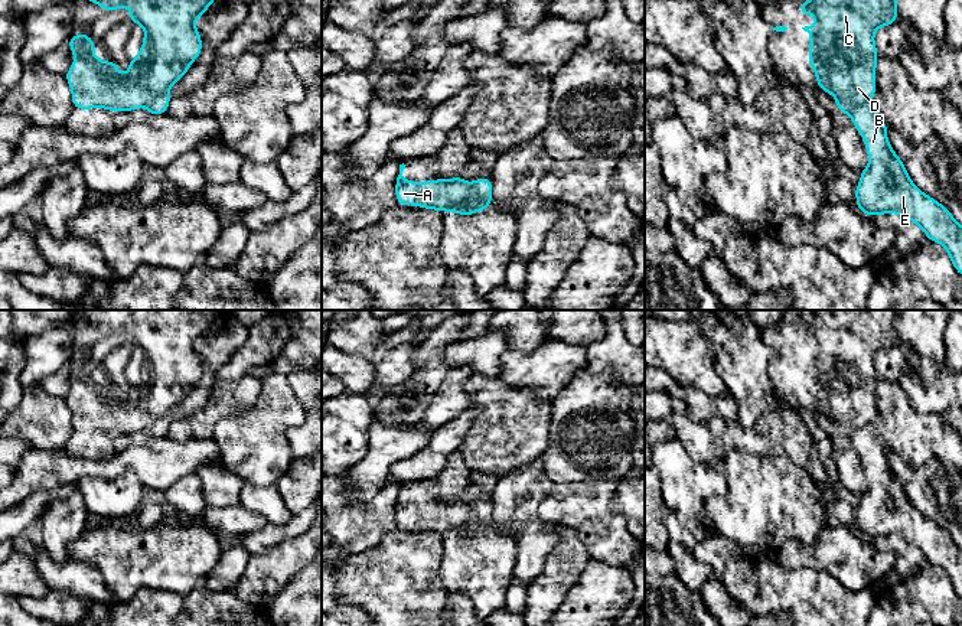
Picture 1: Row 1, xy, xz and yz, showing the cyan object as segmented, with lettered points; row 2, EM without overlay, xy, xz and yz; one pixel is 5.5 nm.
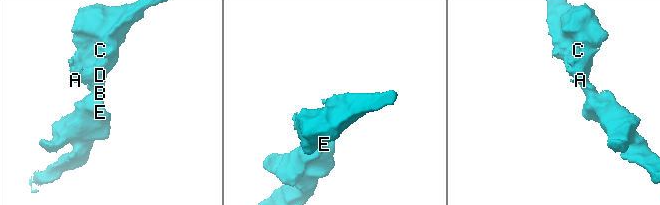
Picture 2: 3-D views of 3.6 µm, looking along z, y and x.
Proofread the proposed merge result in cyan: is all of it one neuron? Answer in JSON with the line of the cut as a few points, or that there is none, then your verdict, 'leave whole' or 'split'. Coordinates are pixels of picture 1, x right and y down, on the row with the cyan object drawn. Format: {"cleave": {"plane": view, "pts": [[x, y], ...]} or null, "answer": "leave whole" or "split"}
{"cleave": {"plane": "xz", "pts": [[475, 185], [479, 201], [475, 206], [450, 206], [447, 209]]}, "answer": "split"}

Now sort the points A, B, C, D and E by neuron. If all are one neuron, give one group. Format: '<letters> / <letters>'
A C D / B E

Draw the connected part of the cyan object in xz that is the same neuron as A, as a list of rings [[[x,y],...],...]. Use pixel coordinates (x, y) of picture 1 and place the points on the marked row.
[[[400,164],[395,182],[397,205],[414,205],[443,212],[449,208],[476,208],[480,200],[473,183],[460,176],[444,180],[427,180],[415,183],[402,176],[405,164]]]

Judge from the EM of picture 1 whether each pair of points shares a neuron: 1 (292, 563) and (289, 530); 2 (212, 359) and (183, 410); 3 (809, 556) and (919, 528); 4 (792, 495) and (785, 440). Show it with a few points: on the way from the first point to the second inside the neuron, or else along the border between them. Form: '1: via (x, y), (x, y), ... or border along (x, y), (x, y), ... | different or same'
1: border along (306, 530), (260, 554) | different
2: via (208, 372), (208, 378), (196, 397) | same
3: border along (858, 532), (866, 540) | different
4: border along (755, 453), (786, 456), (814, 481) | different

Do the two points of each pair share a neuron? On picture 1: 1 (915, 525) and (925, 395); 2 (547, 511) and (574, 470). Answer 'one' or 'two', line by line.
1: two
2: two

